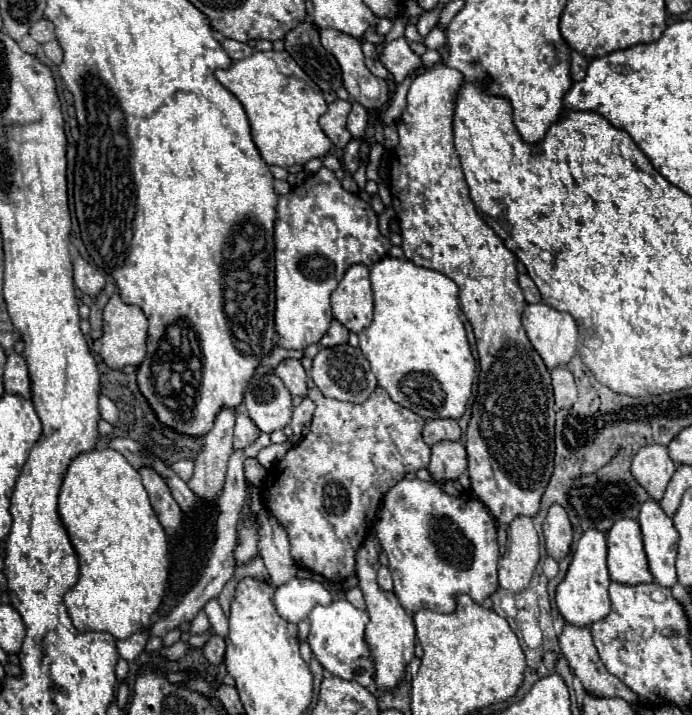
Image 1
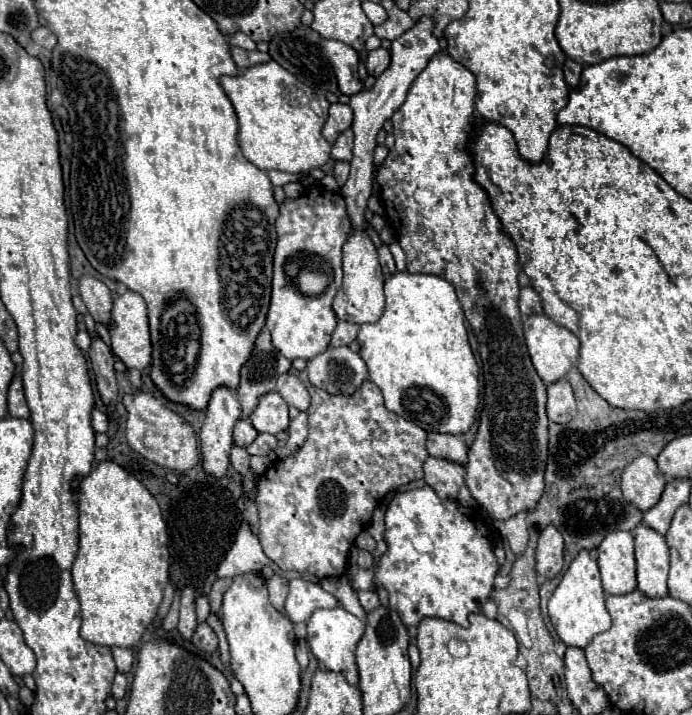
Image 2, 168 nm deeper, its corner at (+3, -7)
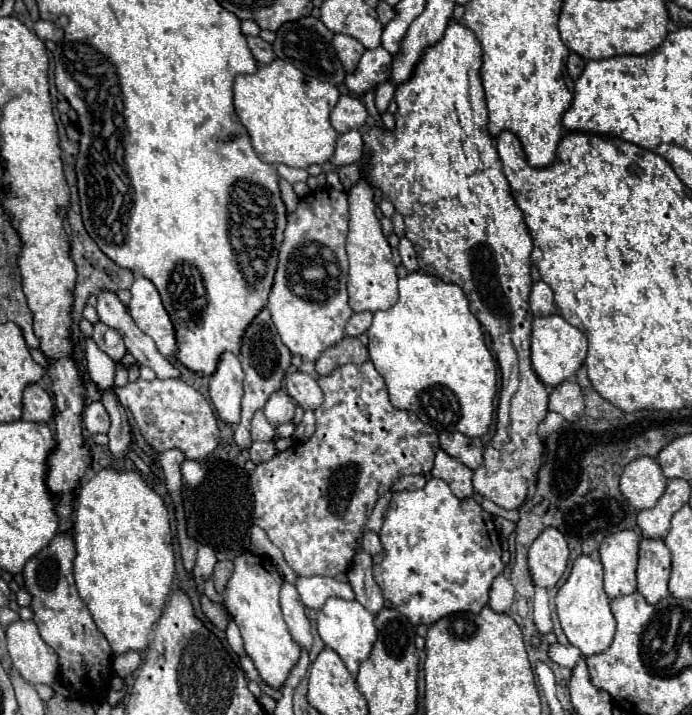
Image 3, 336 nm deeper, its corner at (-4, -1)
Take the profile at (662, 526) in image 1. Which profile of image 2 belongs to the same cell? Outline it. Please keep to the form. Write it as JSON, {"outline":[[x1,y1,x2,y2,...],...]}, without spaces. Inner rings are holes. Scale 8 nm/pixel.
{"outline":[[643,523,635,529,635,561,637,561,637,589,649,599,659,599,667,595,667,573,669,573,669,547,665,537,657,531,645,527]]}

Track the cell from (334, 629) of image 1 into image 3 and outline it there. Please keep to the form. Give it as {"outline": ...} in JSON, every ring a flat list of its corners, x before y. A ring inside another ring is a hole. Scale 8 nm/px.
{"outline":[[332,597,318,611,316,627,318,627,318,633,324,641,324,645,330,647,332,651,336,651,340,655,340,659,346,663,352,677,356,677,358,669,360,669,360,663,370,655,370,649,376,641,374,615,368,609,364,609,358,601,346,601,346,599]]}

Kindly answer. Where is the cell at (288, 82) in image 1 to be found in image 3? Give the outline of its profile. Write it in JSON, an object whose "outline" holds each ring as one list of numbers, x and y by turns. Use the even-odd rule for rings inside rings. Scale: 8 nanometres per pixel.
{"outline":[[274,59,270,65,258,67,252,75,238,75,234,79,234,107,236,113,246,127,252,147,258,153,258,157,270,165,290,165,290,167,302,167,308,169,312,163,326,163,336,147,338,133,330,125,330,111,334,109,336,101,340,97,340,91,332,83,318,81,316,77,304,75,300,69,296,69,292,63]]}

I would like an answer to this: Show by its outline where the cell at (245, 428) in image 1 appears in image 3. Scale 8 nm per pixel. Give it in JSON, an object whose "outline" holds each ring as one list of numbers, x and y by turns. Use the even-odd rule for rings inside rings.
{"outline":[[258,411,252,419,252,439,254,441,272,441,274,437,274,425,268,423,262,411]]}

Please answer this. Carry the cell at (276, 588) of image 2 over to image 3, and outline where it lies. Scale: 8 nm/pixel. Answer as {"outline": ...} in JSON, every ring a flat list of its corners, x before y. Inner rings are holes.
{"outline":[[282,583,280,589,280,607,286,619,286,625,294,637,294,641,300,647,310,649,312,645,312,635,310,635,310,621,304,615,304,605,300,601,300,595,292,583]]}

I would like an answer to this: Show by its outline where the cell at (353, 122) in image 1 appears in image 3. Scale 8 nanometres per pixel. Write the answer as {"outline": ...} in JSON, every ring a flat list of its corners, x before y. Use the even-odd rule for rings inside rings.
{"outline":[[352,129,348,133,342,133,338,137,336,143,336,151,332,155,332,165,342,167,342,165,350,165,350,163,358,163,360,157,364,153,364,141,362,141,362,133,358,129]]}

